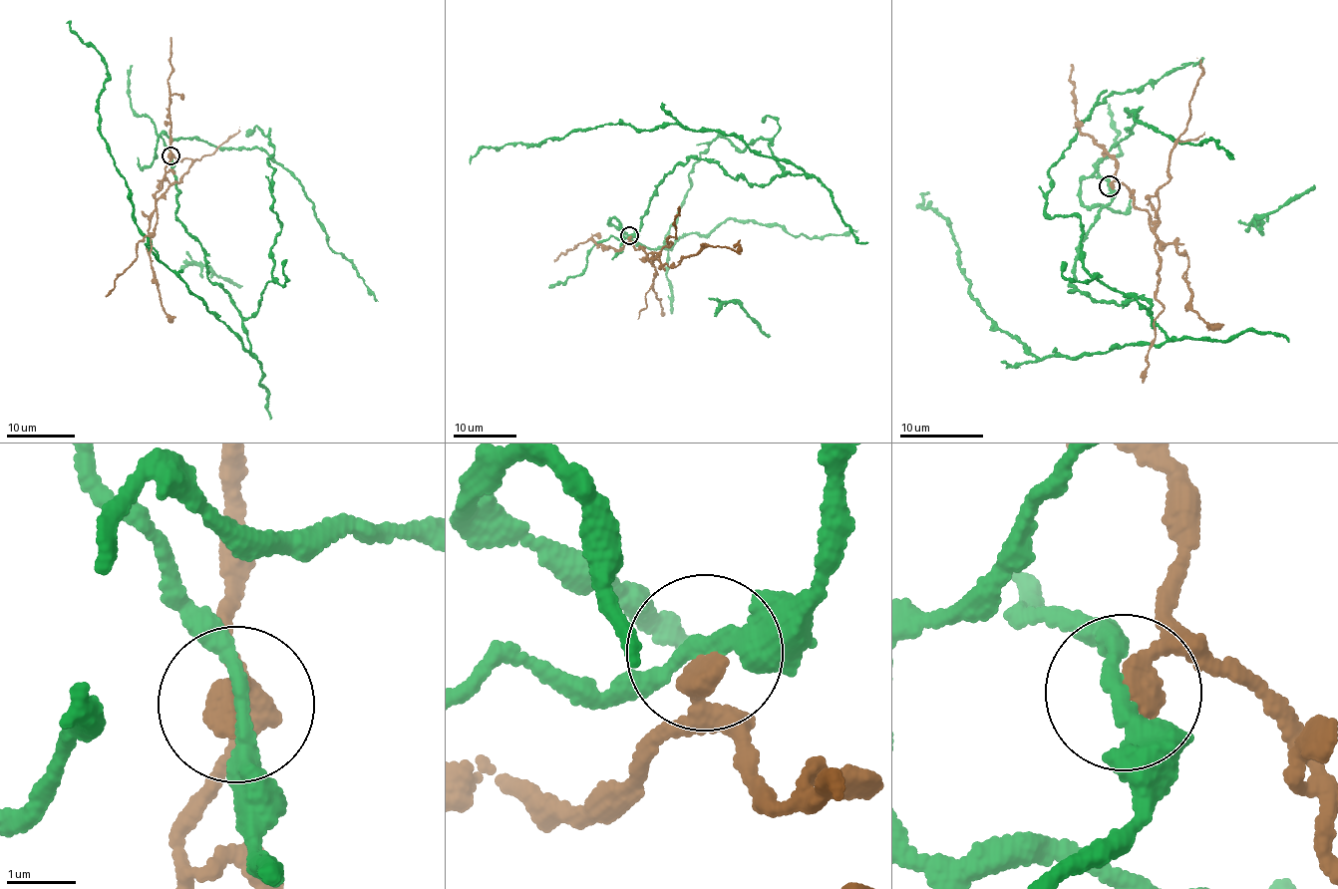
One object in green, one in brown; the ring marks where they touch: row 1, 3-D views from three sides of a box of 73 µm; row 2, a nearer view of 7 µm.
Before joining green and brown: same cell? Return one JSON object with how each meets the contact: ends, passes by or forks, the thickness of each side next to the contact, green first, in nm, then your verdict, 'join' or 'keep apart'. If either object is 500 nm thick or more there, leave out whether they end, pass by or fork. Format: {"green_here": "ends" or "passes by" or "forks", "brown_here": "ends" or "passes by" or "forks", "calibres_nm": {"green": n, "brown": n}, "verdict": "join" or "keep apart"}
{"green_here": "passes by", "brown_here": "ends", "calibres_nm": {"green": 240, "brown": 400}, "verdict": "keep apart"}

